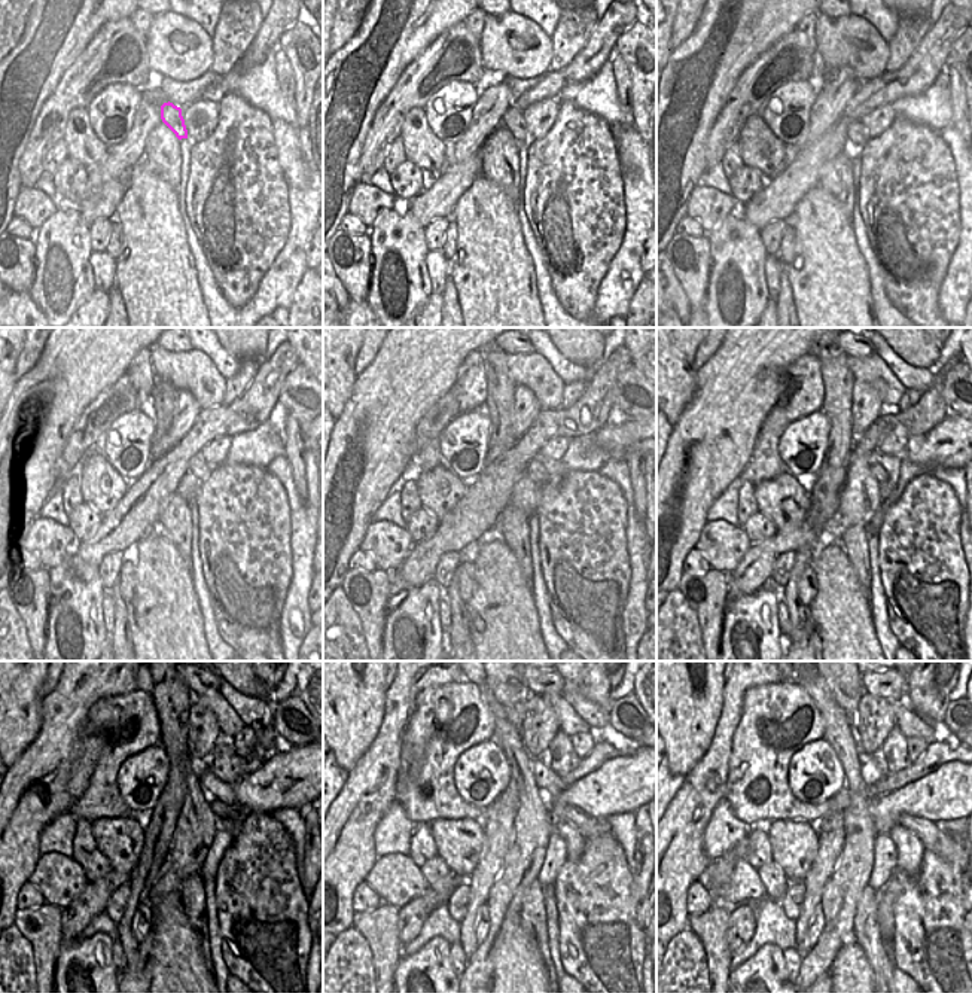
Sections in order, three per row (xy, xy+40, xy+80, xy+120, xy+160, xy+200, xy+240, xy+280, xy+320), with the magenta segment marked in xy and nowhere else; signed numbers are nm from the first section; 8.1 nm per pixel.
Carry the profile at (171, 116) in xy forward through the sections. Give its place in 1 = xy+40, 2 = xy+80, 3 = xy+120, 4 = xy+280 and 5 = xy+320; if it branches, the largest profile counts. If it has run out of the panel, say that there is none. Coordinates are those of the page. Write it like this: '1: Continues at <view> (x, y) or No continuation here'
1: Continues at xy+40 (512, 119)
2: Continues at xy+80 (858, 136)
3: Continues at xy+120 (197, 466)
4: Continues at xy+280 (588, 827)
5: Continues at xy+320 (934, 837).

